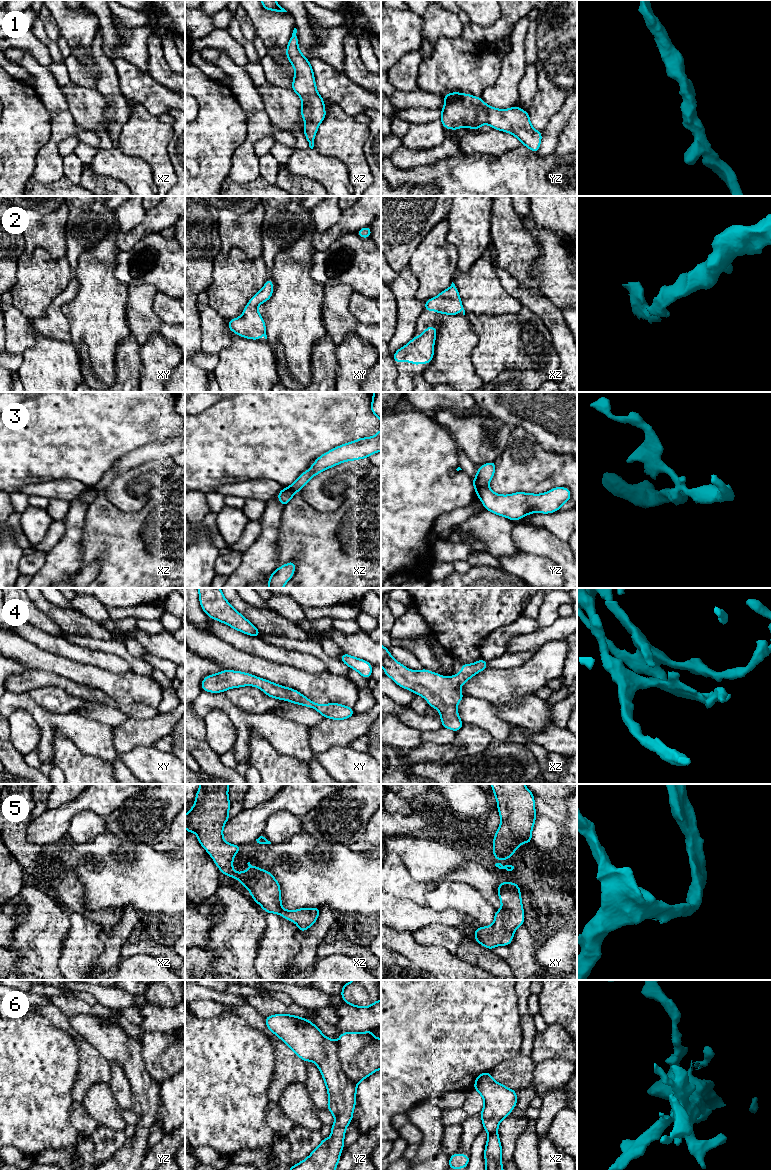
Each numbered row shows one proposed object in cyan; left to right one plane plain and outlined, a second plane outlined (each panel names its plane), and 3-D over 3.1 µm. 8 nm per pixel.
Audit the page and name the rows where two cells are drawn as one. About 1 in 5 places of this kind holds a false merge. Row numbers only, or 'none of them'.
3

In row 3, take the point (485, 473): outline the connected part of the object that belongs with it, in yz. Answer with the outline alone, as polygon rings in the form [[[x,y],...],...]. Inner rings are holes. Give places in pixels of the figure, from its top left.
[[[496,461],[483,464],[476,472],[476,477],[472,480],[475,491],[487,487],[494,476]]]

